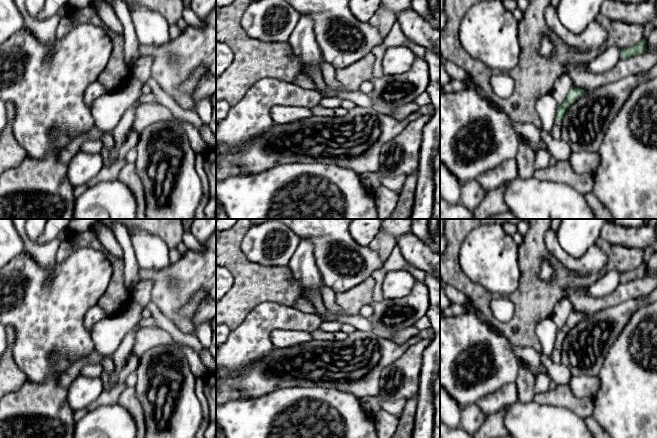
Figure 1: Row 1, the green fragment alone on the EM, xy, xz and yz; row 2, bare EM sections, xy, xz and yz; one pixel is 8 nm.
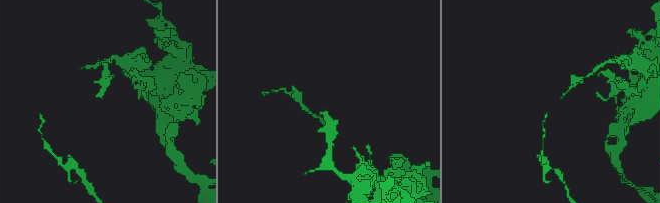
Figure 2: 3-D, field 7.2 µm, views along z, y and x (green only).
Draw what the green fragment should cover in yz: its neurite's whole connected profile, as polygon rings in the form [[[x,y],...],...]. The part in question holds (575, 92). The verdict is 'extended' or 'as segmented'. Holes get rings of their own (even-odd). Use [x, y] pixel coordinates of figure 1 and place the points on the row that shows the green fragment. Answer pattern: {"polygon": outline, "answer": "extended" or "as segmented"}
{"polygon": [[[572,87],[567,94],[566,100],[558,107],[553,128],[549,131],[555,140],[561,139],[562,120],[568,108],[584,93],[584,90],[578,87]]], "answer": "extended"}

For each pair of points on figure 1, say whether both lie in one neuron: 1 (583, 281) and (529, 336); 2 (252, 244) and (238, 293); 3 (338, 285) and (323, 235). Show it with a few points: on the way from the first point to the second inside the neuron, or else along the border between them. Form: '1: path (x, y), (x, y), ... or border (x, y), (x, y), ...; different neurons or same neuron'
1: path (565, 281), (529, 318); same neuron
2: border (243, 236), (243, 254), (250, 261), (271, 265); different neurons
3: path (334, 273), (325, 264), (324, 247); same neuron

